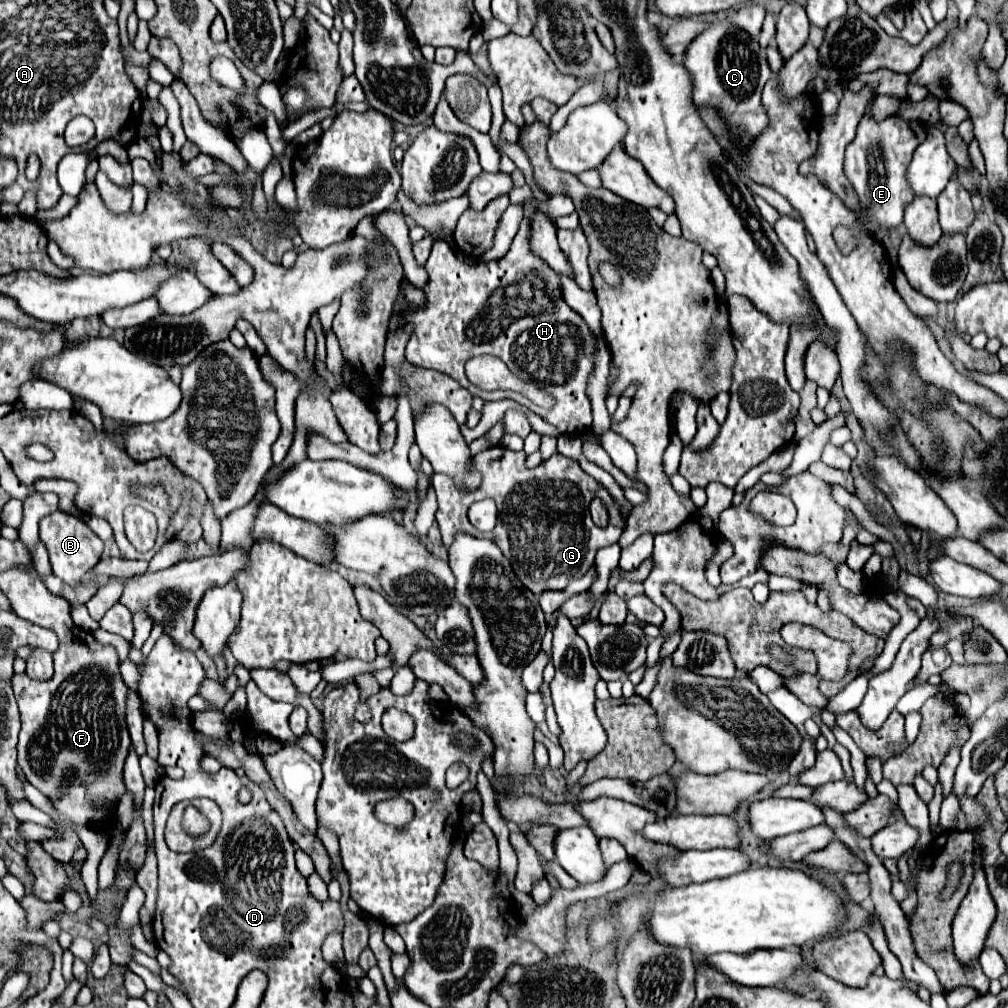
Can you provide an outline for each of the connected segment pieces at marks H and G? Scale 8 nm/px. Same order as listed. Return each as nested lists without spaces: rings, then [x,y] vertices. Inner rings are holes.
[[[524,200],[522,210],[524,210],[524,216],[520,222],[520,230],[514,236],[514,242],[512,242],[508,254],[500,260],[466,264],[456,258],[452,248],[444,240],[436,240],[432,246],[430,258],[424,264],[424,268],[428,270],[428,282],[426,282],[426,286],[422,286],[422,292],[426,296],[426,306],[410,308],[408,304],[404,304],[404,296],[398,294],[392,312],[402,316],[402,320],[406,324],[414,326],[414,332],[406,346],[406,360],[412,362],[414,366],[442,370],[448,376],[452,376],[454,380],[458,380],[466,390],[470,390],[472,396],[480,396],[482,400],[504,400],[504,398],[508,398],[508,390],[488,392],[488,396],[486,396],[486,392],[476,388],[474,384],[470,384],[464,374],[466,360],[470,360],[476,354],[494,354],[502,362],[506,362],[506,366],[518,378],[522,378],[526,382],[534,382],[544,392],[548,392],[556,398],[556,406],[548,412],[534,404],[522,404],[522,406],[526,406],[528,410],[538,414],[548,424],[556,426],[562,434],[586,434],[592,424],[592,412],[590,412],[590,400],[586,396],[586,384],[588,384],[588,376],[594,368],[594,338],[592,338],[592,332],[590,332],[588,324],[584,322],[584,318],[564,302],[562,290],[560,290],[560,280],[558,280],[556,272],[552,268],[548,268],[548,264],[532,252],[530,218],[532,218],[532,214],[536,214],[540,210],[536,208],[536,204],[532,200]]]
[[[492,446],[474,456],[474,466],[482,474],[482,486],[468,494],[454,488],[454,482],[448,476],[432,476],[432,486],[438,494],[440,506],[436,512],[436,522],[440,524],[444,546],[448,548],[452,544],[454,532],[458,530],[490,538],[494,542],[500,540],[502,554],[514,566],[520,582],[534,594],[542,594],[544,590],[564,590],[570,580],[582,578],[594,566],[596,552],[602,546],[616,544],[626,526],[622,508],[610,496],[610,492],[598,480],[588,476],[578,462],[562,454],[552,454],[542,466],[526,468],[524,450],[512,452],[504,446]],[[594,496],[602,498],[608,506],[610,524],[606,528],[598,528],[590,518],[588,504]],[[484,498],[494,498],[502,518],[496,530],[486,534],[476,530],[468,520],[468,508],[472,502]]]

